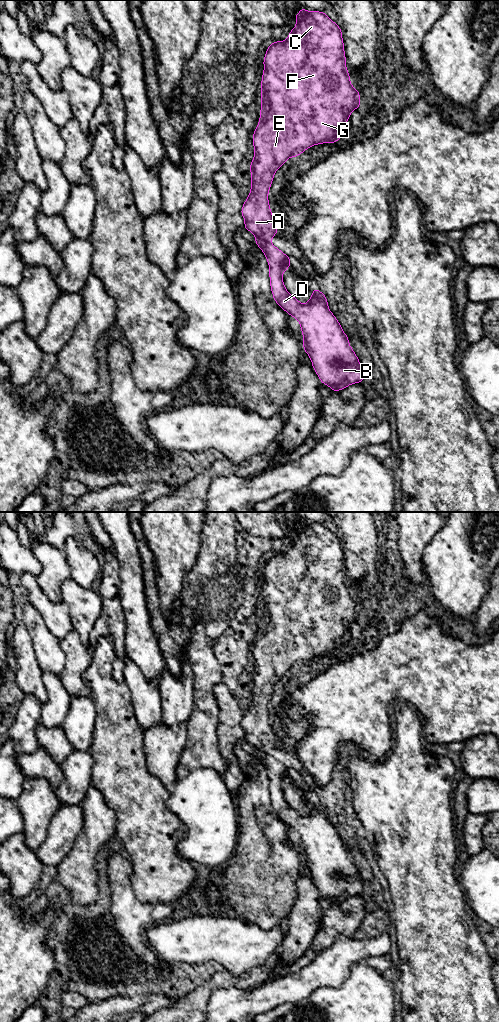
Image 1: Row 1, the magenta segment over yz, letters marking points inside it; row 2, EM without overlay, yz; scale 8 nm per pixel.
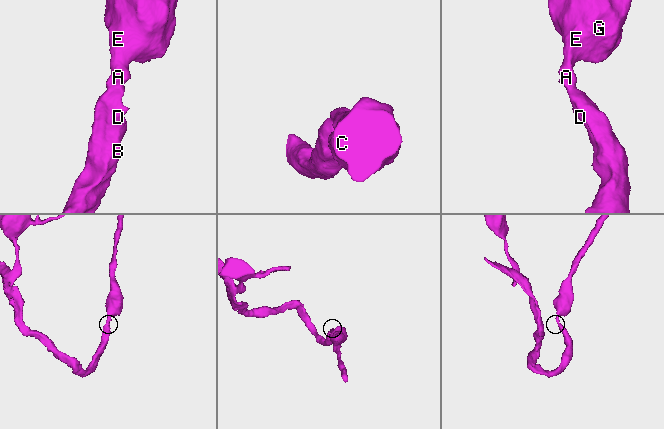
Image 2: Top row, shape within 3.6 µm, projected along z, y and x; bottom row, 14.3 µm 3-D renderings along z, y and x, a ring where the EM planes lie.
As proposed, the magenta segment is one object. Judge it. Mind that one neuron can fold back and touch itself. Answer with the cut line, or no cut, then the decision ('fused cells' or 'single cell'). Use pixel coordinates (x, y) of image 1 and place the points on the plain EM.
cut yz (256, 749), (269, 753); fused cells

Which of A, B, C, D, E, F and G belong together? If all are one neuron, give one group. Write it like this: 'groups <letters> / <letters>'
groups A C E F G / B D

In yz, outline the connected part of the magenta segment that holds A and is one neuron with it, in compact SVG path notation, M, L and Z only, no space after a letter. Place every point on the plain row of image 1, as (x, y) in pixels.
M299 519L299 526L293 527L296 538L289 543L285 553L272 554L266 562L261 591L261 620L258 638L252 648L255 662L249 681L251 701L241 720L245 736L243 741L250 743L256 750L271 753L278 745L278 738L272 727L268 712L274 686L290 669L297 670L313 657L337 655L342 648L341 640L348 634L353 622L361 620L360 604L350 593L346 580L346 567L342 542L325 524L307 523Z

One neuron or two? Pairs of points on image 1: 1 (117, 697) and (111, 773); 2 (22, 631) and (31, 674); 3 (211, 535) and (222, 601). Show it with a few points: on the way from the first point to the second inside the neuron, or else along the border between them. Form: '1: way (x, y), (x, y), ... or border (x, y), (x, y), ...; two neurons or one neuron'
1: way (117, 716), (120, 723), (118, 754); one neuron
2: way (22, 642), (26, 663); one neuron
3: way (217, 551), (217, 585); one neuron

